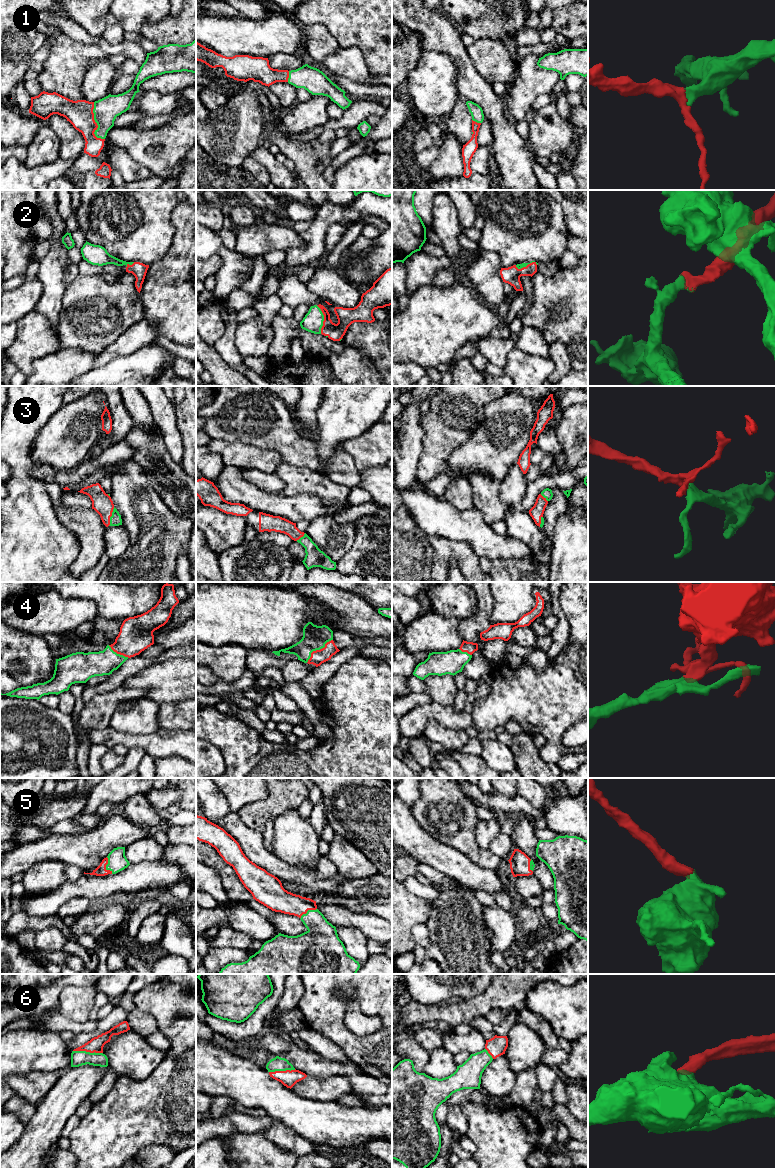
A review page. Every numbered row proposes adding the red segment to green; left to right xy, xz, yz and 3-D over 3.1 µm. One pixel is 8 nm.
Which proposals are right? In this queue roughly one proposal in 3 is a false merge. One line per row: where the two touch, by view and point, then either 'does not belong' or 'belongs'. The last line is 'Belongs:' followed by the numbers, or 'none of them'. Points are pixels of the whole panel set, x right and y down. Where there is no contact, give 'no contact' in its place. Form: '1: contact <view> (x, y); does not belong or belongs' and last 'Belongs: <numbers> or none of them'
1: contact xy (96, 122); belongs
2: contact xz (323, 319); belongs
3: contact xy (111, 516); belongs
4: contact xz (317, 649); belongs
5: contact xy (106, 866); belongs
6: contact xy (88, 1052); belongs
Belongs: 1, 2, 3, 4, 5, 6

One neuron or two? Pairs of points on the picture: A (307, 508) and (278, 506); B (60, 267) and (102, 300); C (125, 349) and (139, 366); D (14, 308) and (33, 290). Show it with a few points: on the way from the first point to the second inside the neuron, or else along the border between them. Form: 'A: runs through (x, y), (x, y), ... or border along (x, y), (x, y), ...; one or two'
A: runs through (300, 508), (293, 511), (285, 506); one
B: border along (78, 274), (67, 287), (63, 299); two
C: border along (150, 343), (127, 355), (116, 356), (107, 363); two
D: runs through (19, 303), (28, 294); one

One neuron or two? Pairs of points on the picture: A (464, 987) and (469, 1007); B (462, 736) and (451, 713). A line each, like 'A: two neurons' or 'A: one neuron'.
A: two neurons
B: two neurons

